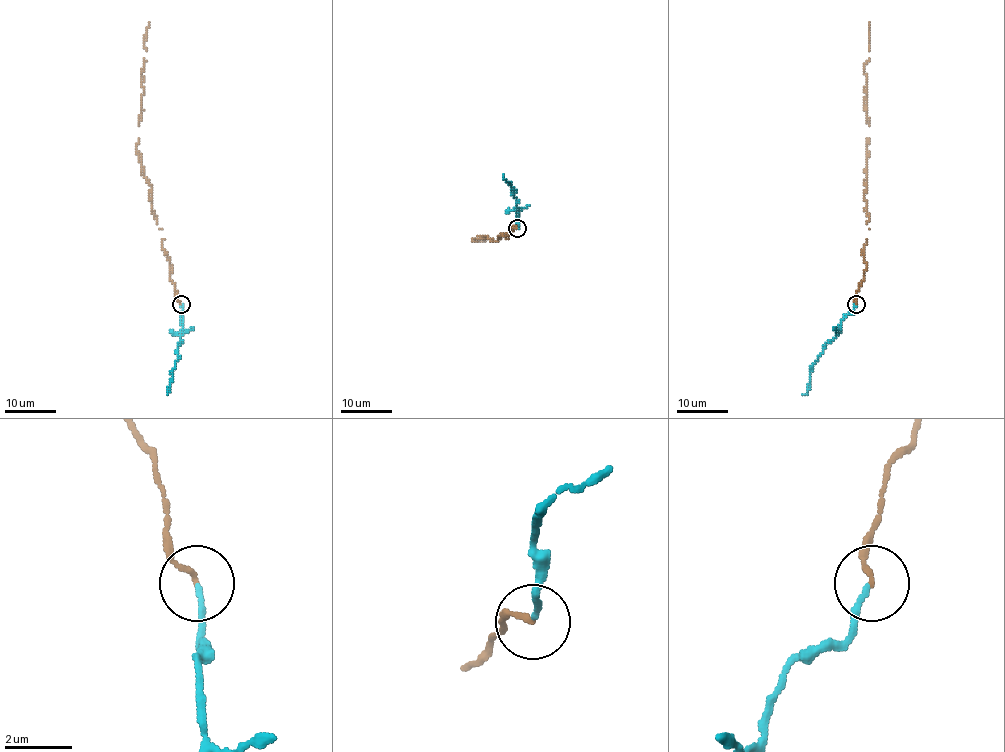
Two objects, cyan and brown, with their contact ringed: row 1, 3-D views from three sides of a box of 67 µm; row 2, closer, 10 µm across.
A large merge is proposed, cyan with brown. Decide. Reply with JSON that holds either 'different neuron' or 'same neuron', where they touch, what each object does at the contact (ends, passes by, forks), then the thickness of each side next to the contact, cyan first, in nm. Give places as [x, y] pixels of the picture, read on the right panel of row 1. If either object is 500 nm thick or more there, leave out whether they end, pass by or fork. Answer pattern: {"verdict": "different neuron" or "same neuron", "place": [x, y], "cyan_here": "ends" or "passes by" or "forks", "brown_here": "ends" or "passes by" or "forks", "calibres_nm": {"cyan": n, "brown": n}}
{"verdict": "different neuron", "place": [856, 304], "cyan_here": "ends", "brown_here": "ends", "calibres_nm": {"cyan": 160, "brown": 140}}

